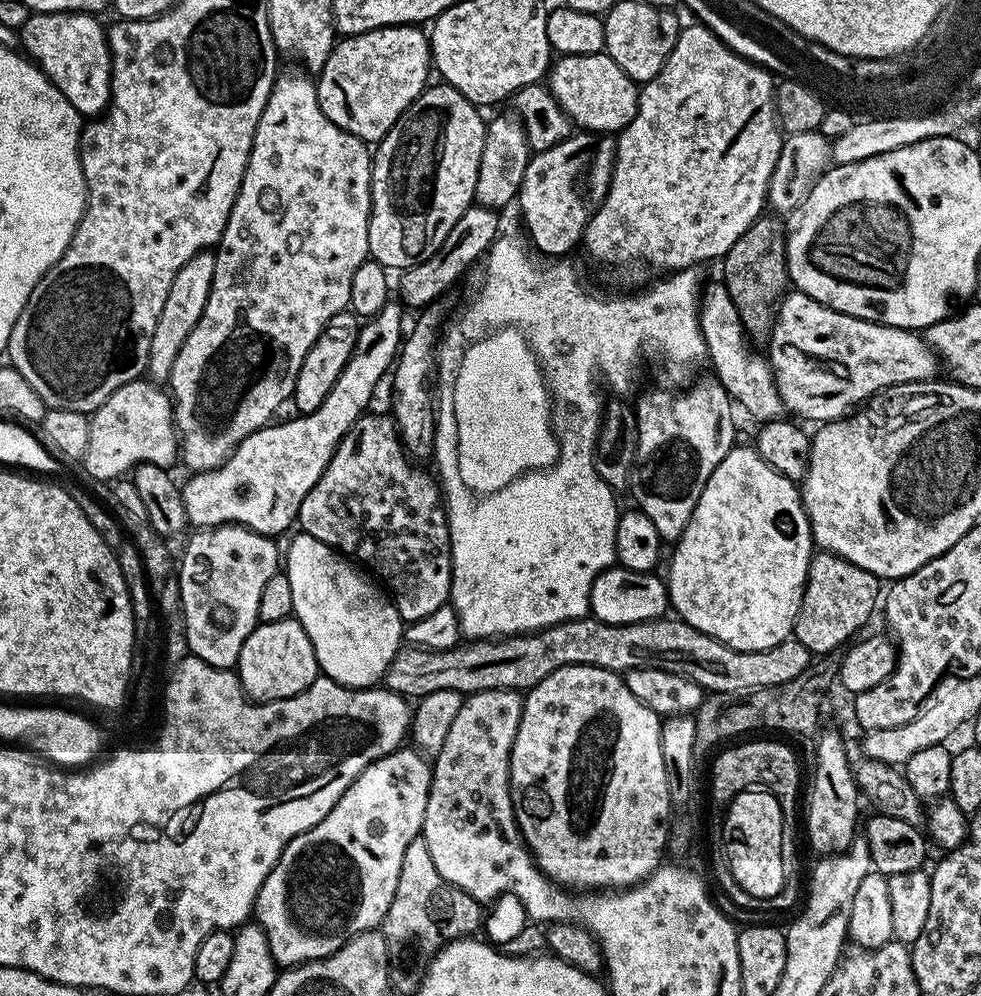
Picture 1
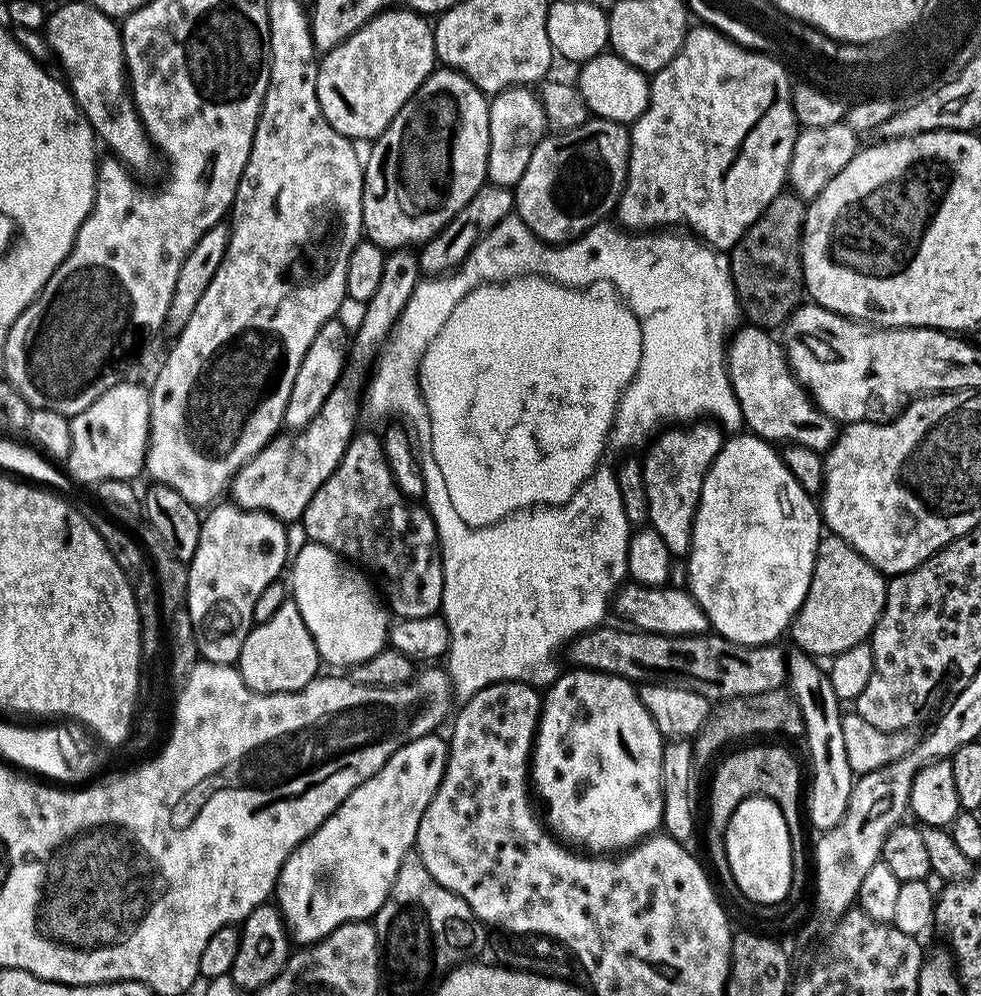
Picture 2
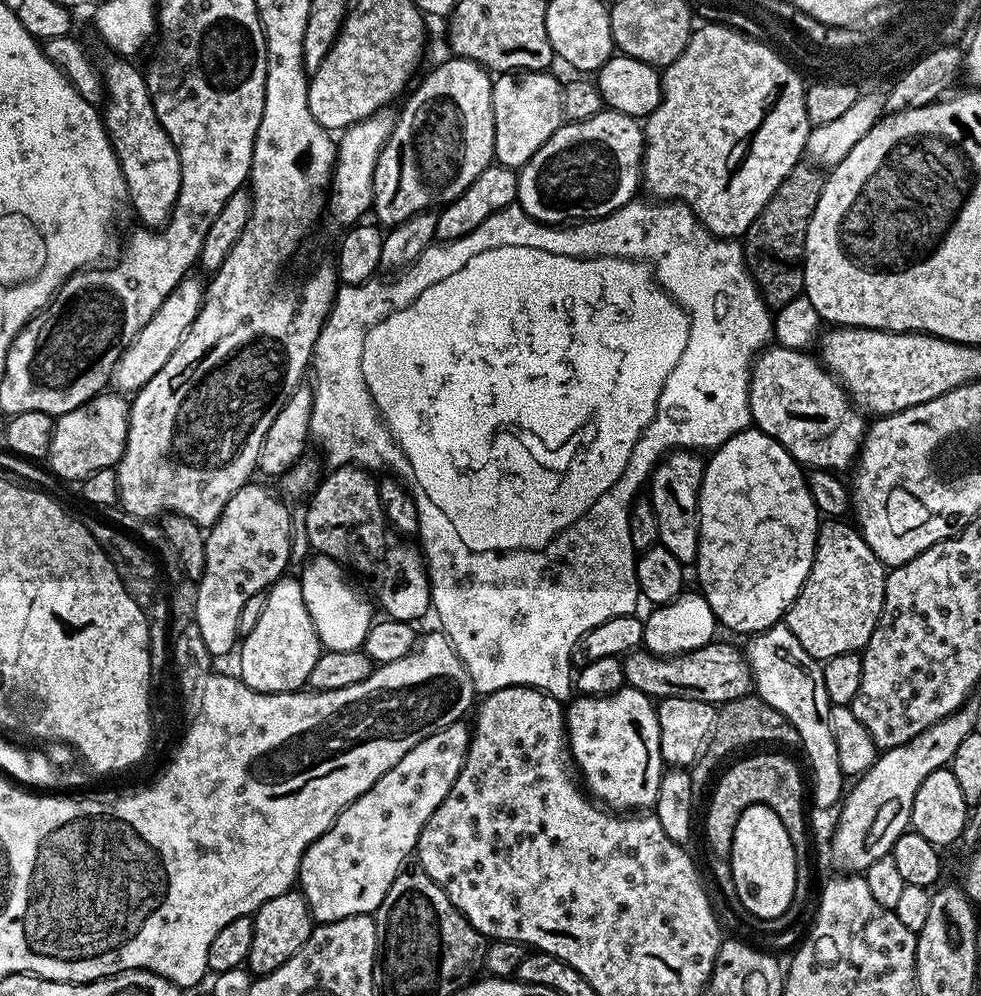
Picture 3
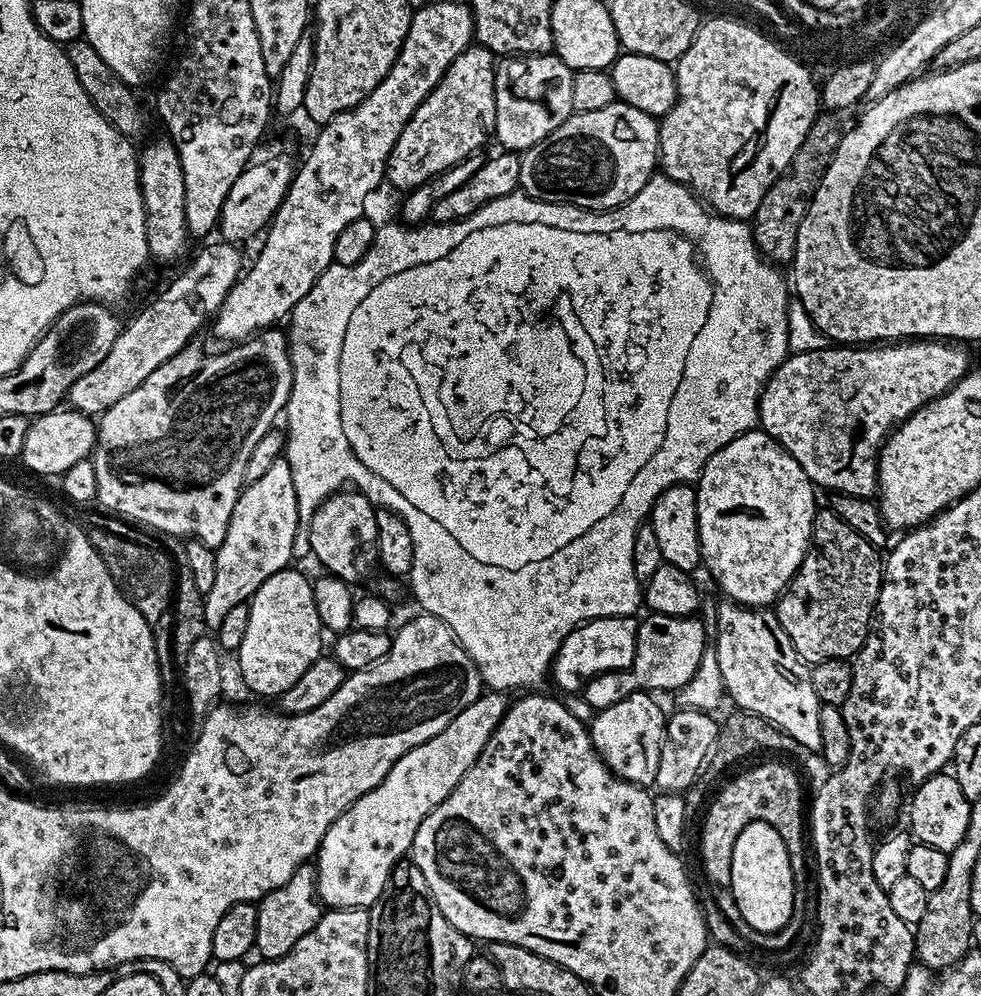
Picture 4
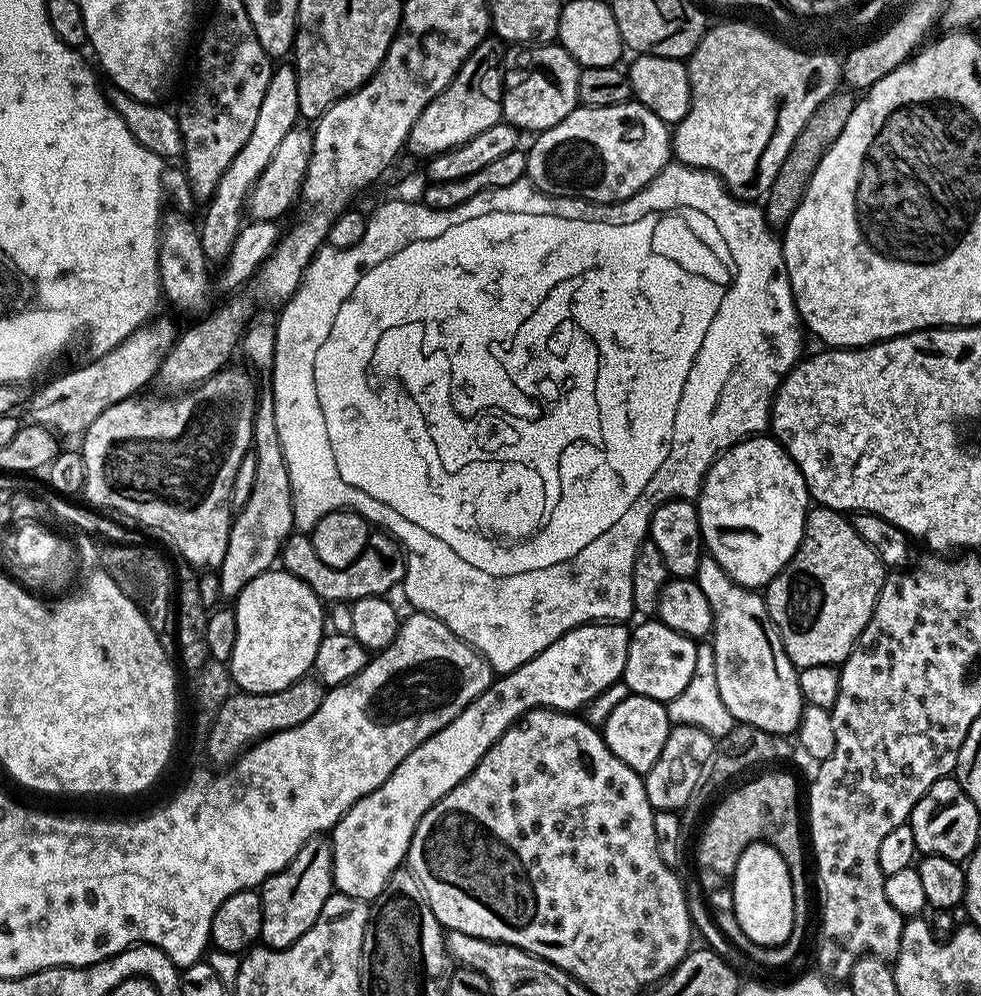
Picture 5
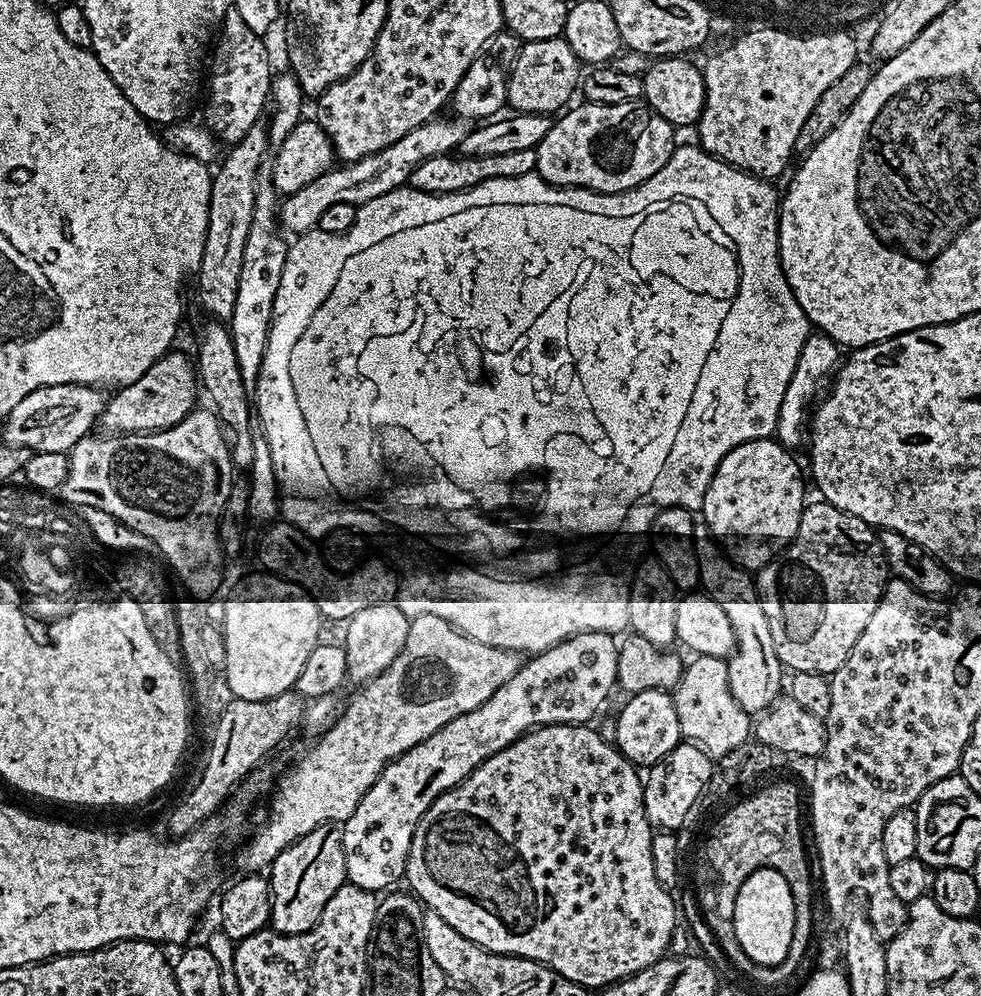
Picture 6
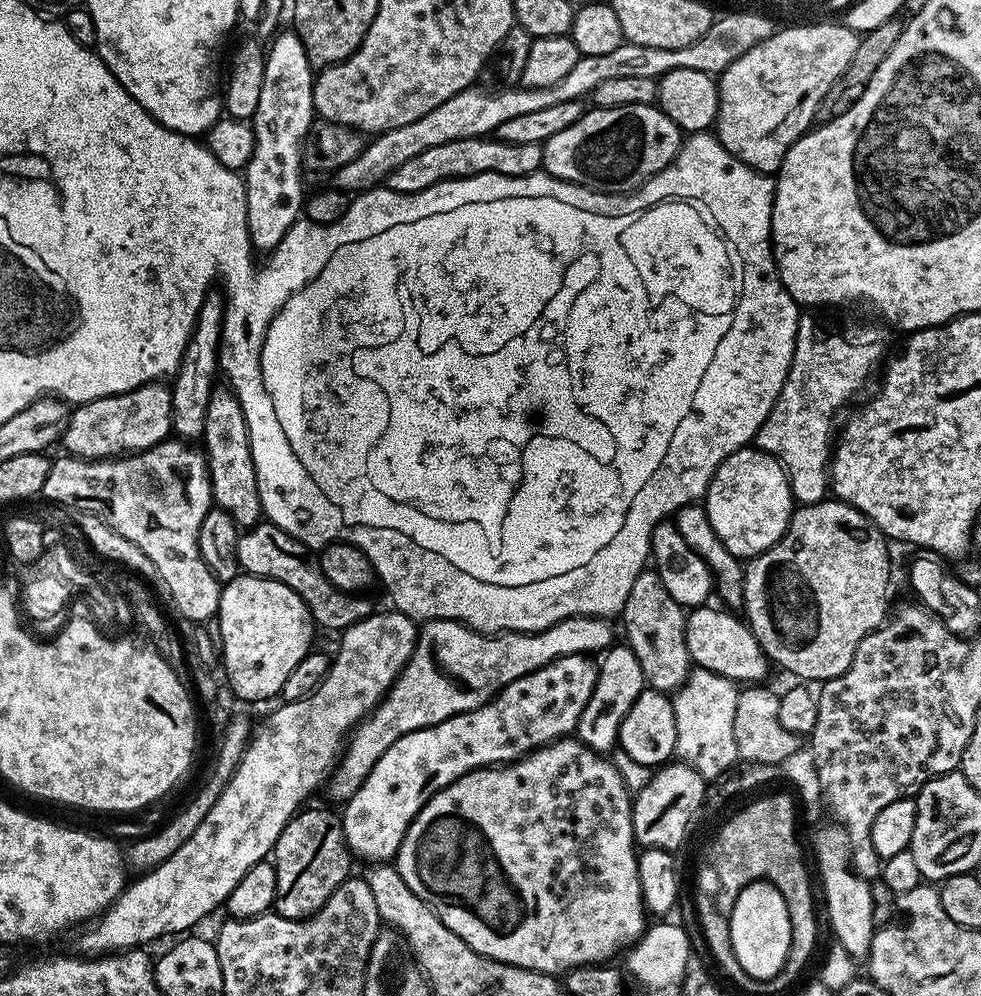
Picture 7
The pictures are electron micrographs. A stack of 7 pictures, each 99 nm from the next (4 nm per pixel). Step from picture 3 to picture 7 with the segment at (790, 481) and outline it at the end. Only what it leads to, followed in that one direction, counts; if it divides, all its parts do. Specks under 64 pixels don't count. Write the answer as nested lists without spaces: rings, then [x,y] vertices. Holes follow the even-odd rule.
[[[755,446],[739,448],[730,452],[712,476],[706,497],[706,507],[710,514],[710,526],[714,526],[714,534],[722,538],[726,550],[741,558],[761,556],[770,546],[774,546],[784,537],[788,523],[794,511],[792,487],[788,485],[788,474],[780,461]]]

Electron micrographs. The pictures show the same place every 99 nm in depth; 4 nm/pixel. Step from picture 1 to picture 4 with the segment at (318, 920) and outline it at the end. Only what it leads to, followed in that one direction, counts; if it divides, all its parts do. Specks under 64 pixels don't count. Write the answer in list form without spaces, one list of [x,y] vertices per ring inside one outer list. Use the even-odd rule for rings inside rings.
[[[485,691],[470,706],[452,717],[446,730],[434,734],[426,742],[422,742],[416,748],[412,748],[378,782],[378,786],[371,788],[362,798],[358,798],[348,807],[336,821],[326,830],[319,849],[314,857],[316,869],[316,895],[320,898],[321,905],[329,909],[334,908],[367,908],[371,909],[379,900],[382,890],[388,881],[388,875],[396,863],[403,861],[409,855],[412,847],[412,839],[418,830],[420,823],[458,786],[462,774],[470,770],[470,766],[482,754],[482,746],[490,738],[490,734],[498,726],[498,722],[504,717],[510,700],[503,691]]]

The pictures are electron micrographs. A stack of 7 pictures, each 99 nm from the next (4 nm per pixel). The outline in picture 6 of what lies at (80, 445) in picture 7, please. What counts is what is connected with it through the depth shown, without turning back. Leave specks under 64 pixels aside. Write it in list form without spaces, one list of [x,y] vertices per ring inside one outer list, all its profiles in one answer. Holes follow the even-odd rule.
[[[170,350],[138,382],[117,387],[113,396],[107,397],[104,412],[99,423],[105,424],[107,431],[112,434],[127,434],[129,432],[157,432],[163,428],[174,426],[186,418],[186,414],[197,407],[198,368],[193,357],[184,352]]]

